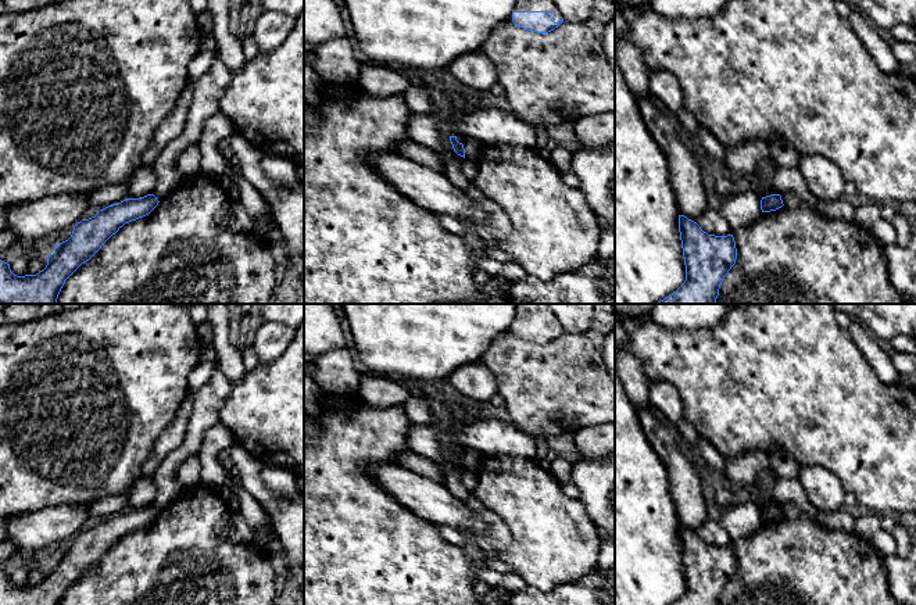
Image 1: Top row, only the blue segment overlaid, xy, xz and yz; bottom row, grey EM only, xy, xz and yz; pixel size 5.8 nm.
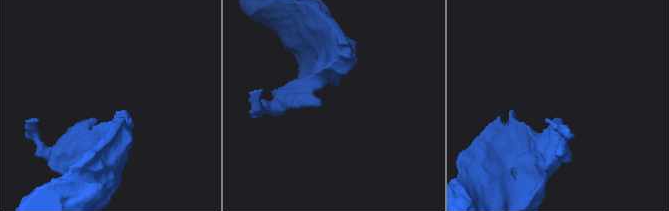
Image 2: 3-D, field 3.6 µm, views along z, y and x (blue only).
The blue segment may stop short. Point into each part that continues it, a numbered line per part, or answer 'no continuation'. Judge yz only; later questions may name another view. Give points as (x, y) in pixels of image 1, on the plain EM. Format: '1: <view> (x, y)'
1: yz (768, 478)

